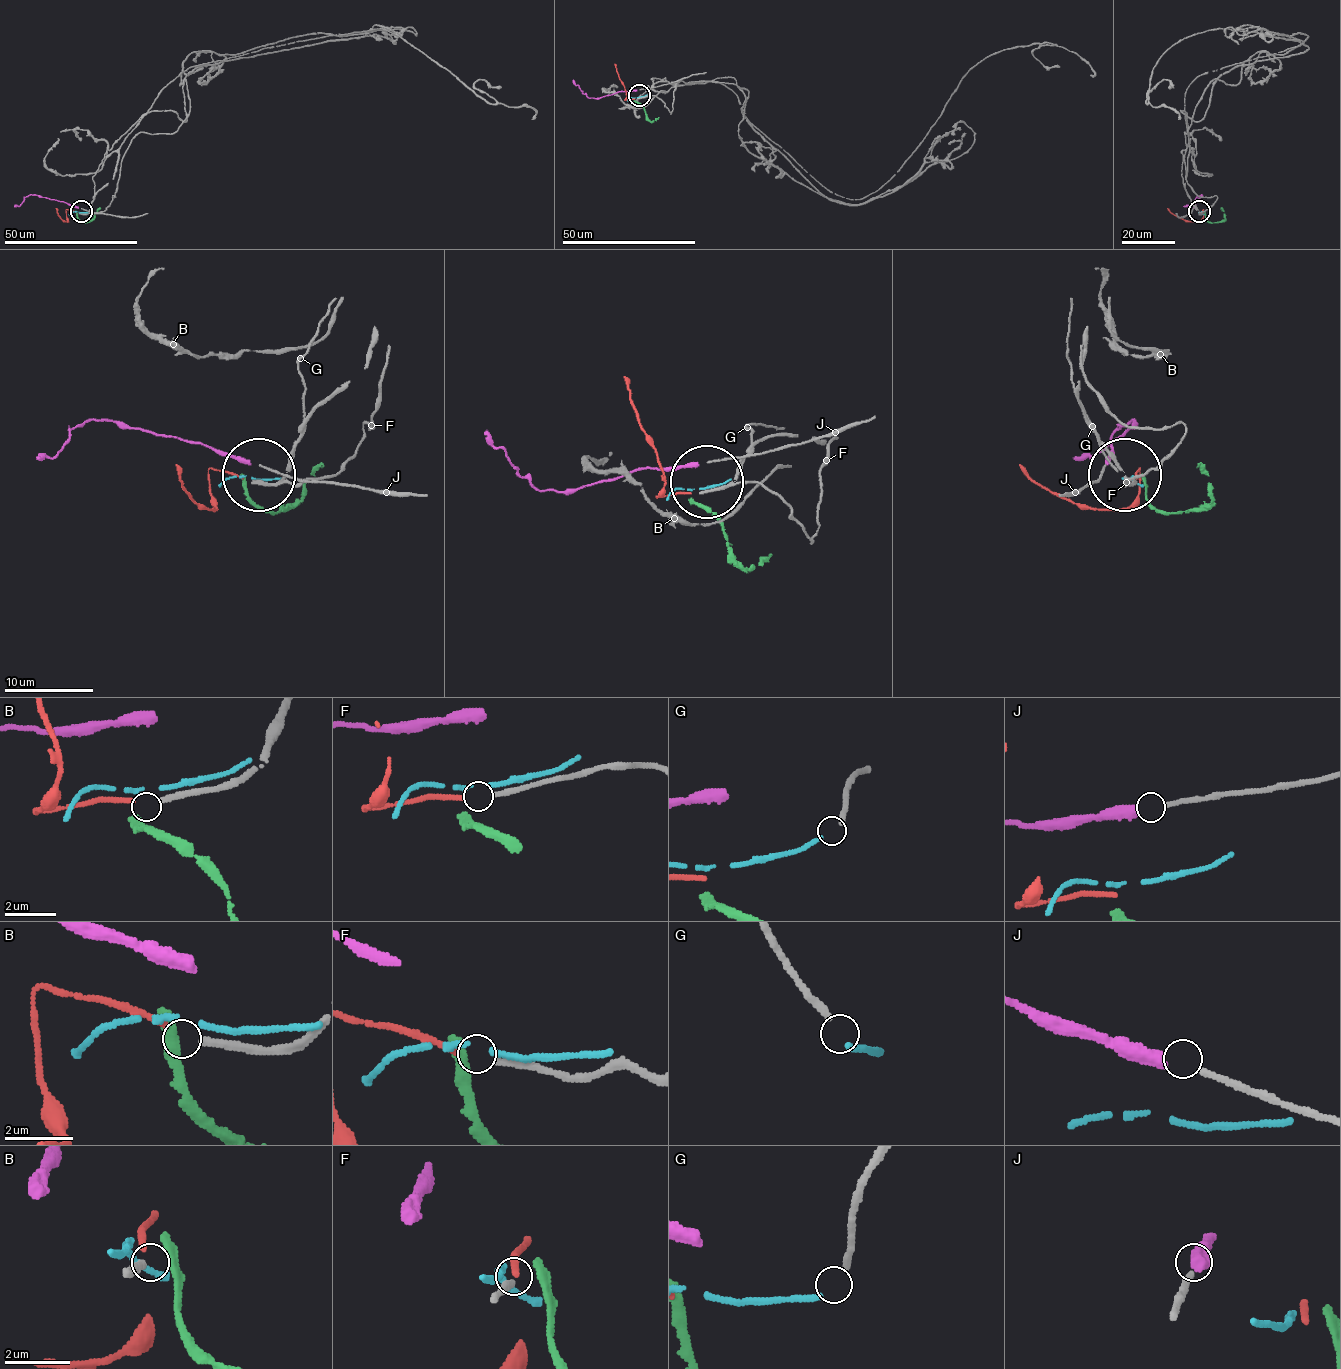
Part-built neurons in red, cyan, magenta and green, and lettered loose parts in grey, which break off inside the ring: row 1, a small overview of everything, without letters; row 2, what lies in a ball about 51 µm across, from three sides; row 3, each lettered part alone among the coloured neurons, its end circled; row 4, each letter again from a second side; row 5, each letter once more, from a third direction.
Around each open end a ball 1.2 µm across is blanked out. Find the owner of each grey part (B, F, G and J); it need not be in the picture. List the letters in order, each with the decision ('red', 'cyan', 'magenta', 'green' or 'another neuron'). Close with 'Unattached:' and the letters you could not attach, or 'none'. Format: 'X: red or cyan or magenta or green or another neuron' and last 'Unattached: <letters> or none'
B: another neuron
F: red
G: cyan
J: magenta
Unattached: B

